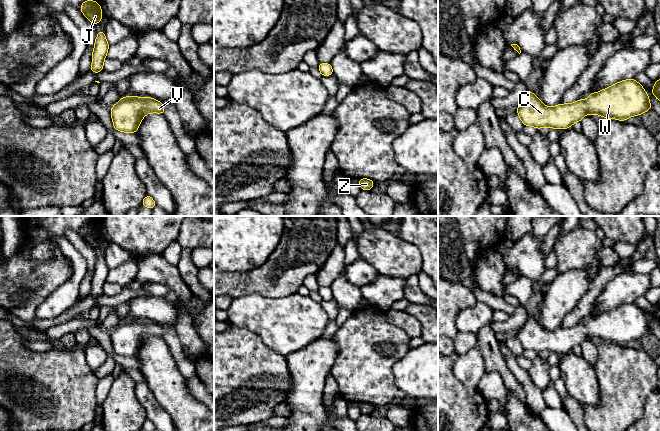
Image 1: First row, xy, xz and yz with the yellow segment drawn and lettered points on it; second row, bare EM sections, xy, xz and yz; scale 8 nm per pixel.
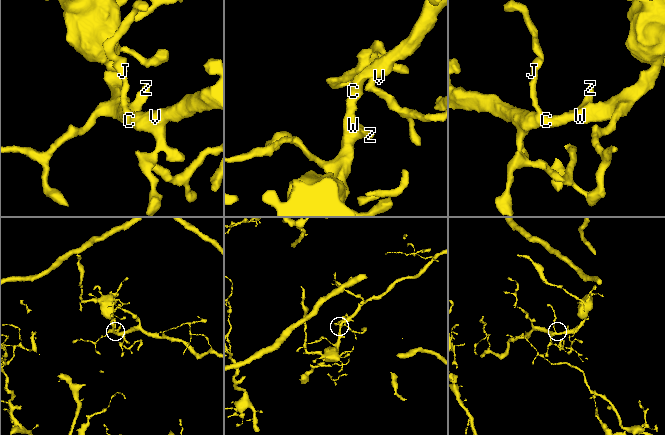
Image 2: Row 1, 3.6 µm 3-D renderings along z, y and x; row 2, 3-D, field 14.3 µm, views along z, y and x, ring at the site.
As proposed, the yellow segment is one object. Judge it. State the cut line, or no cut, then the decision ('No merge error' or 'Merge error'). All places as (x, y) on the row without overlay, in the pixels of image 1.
No split. No merge error

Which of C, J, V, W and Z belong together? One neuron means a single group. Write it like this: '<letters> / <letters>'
C J V W Z

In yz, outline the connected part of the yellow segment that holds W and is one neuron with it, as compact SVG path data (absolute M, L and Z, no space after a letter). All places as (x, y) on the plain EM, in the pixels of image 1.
M627 303L599 316L590 317L586 324L560 327L554 331L544 329L528 314L524 325L517 331L517 337L524 350L567 353L576 345L581 346L586 338L625 345L650 333L652 329L643 310L635 303Z

